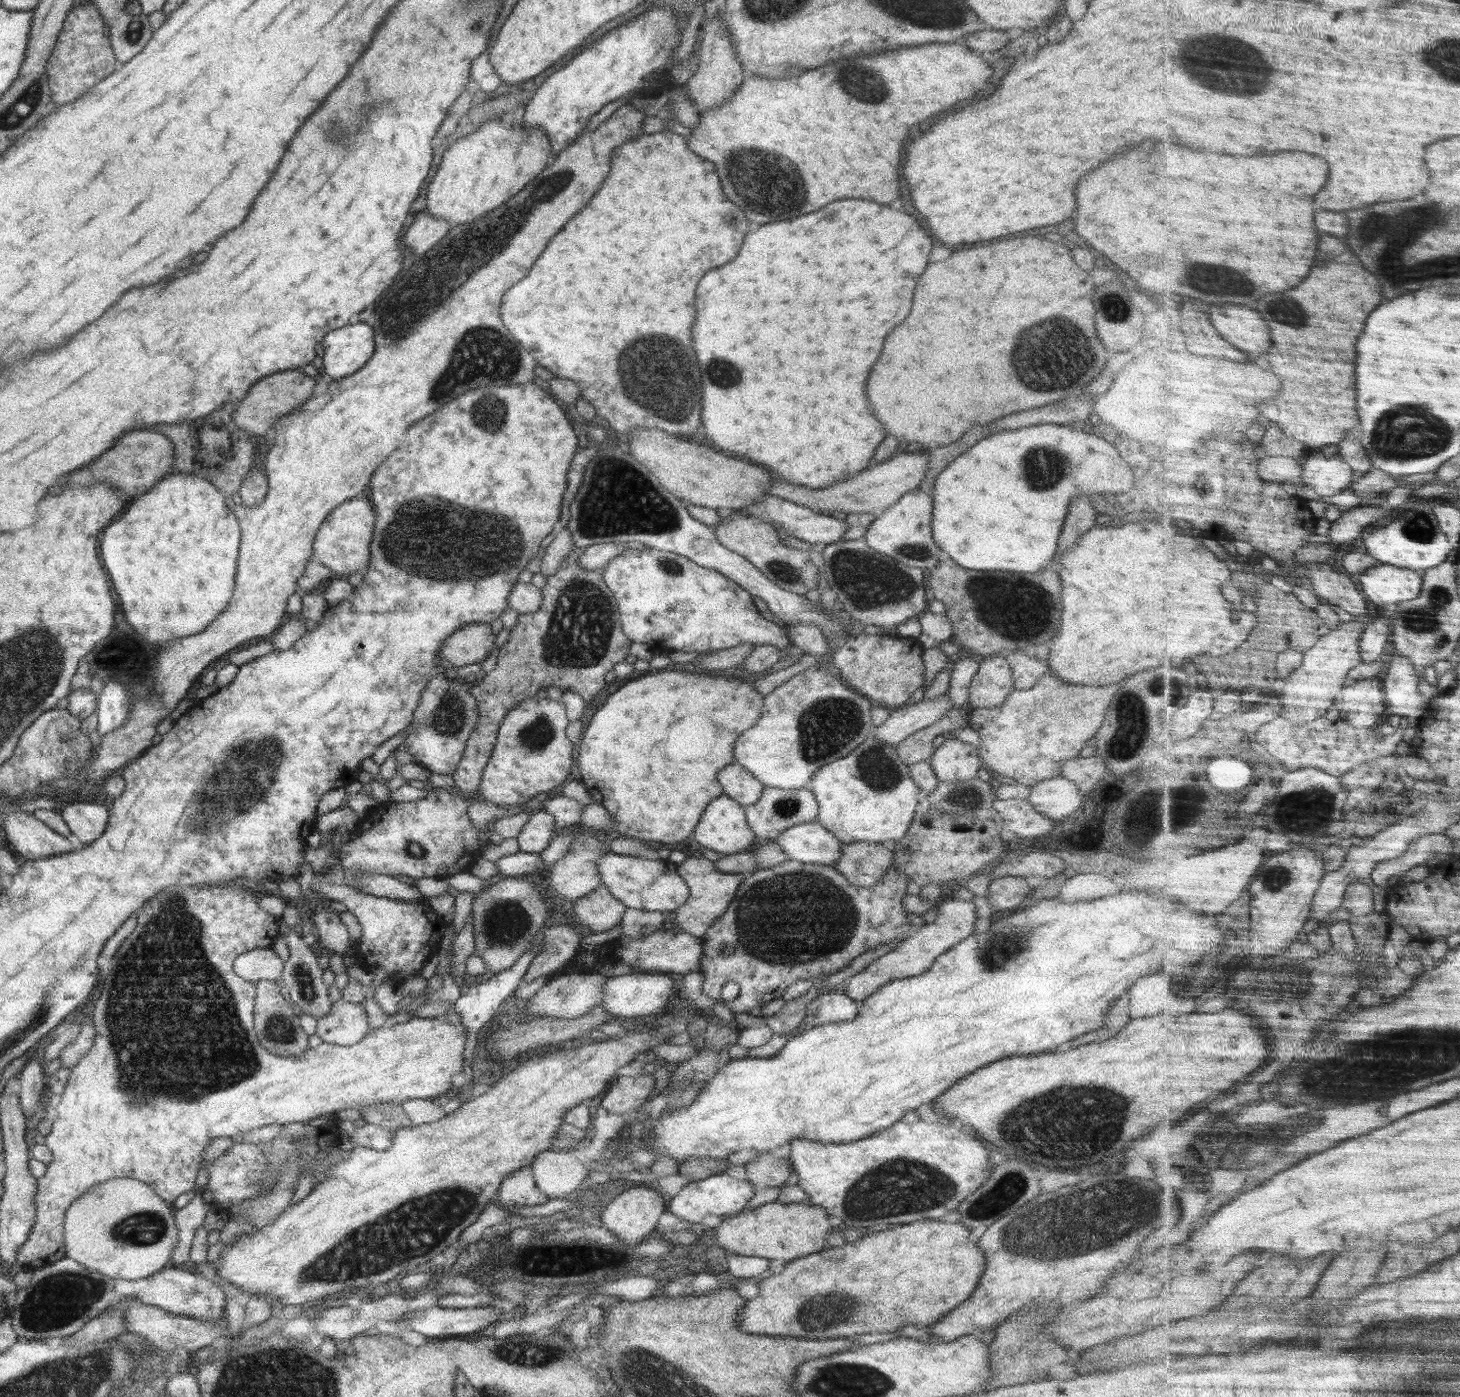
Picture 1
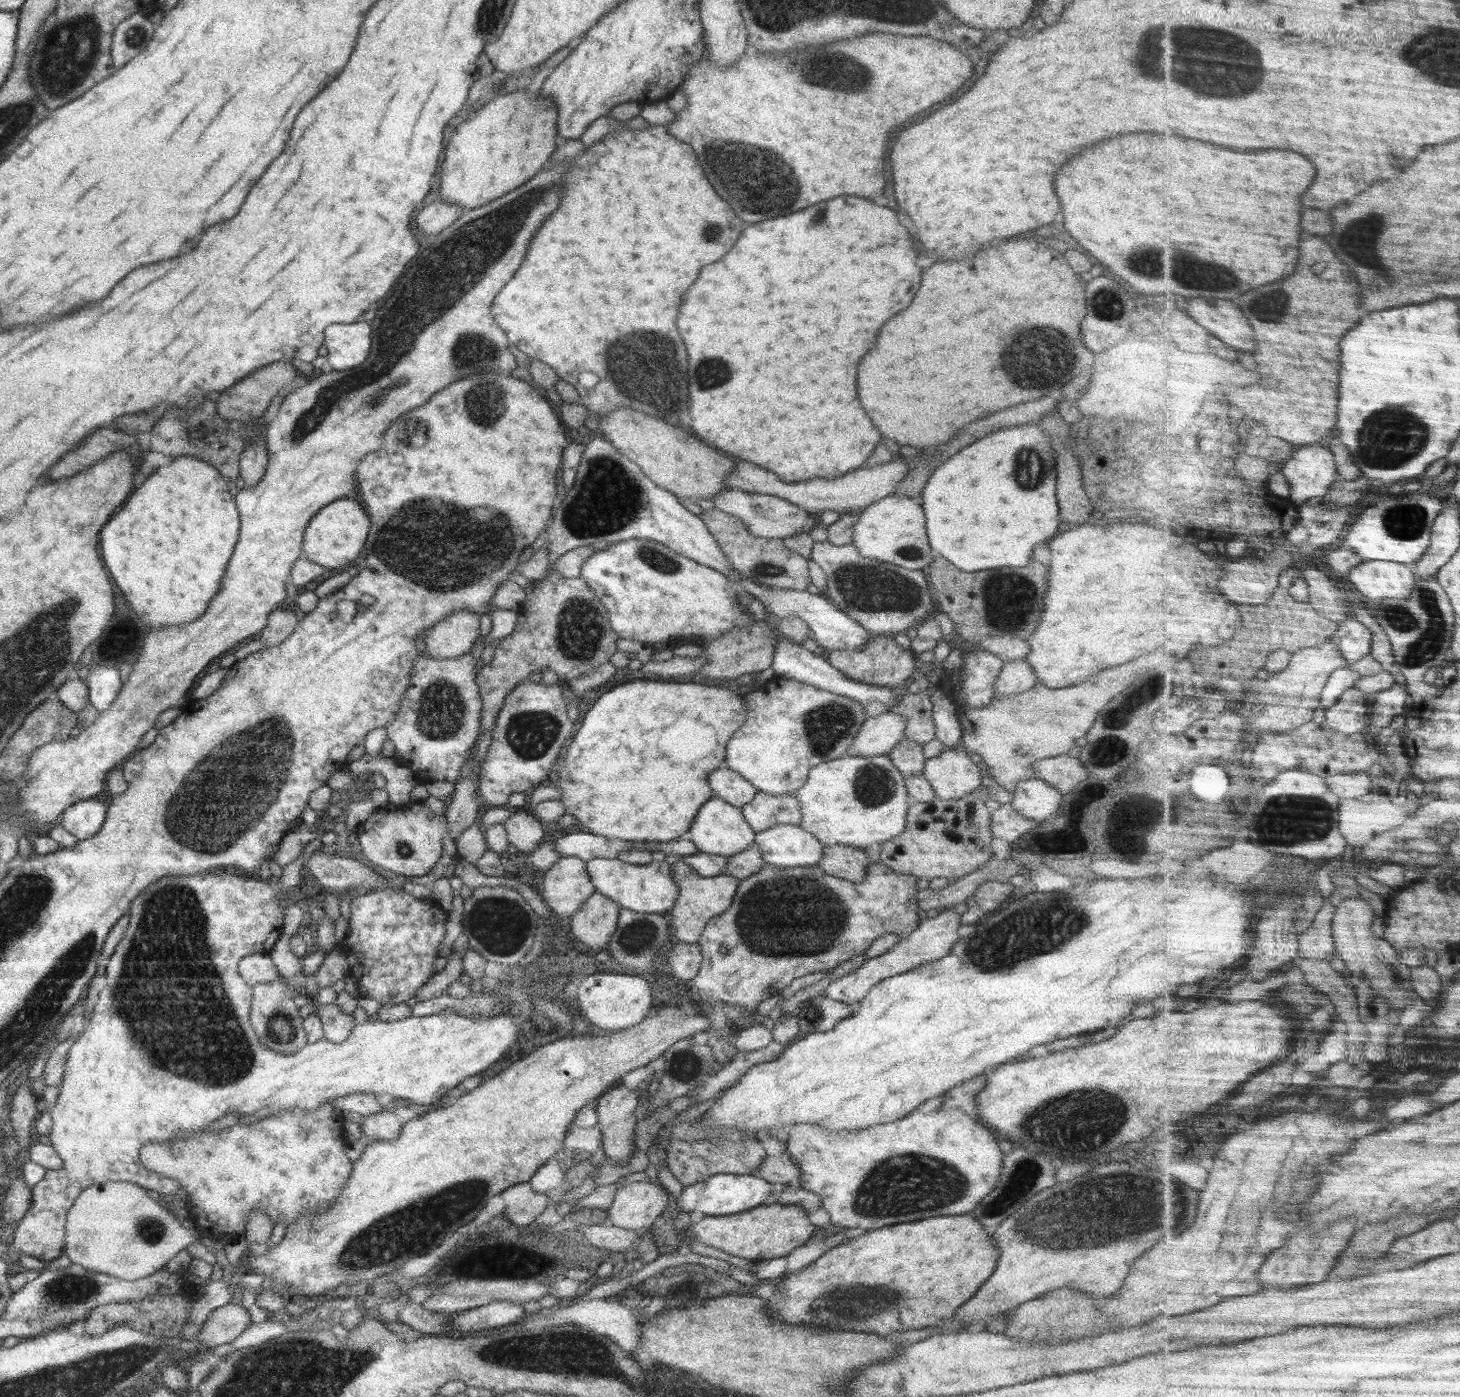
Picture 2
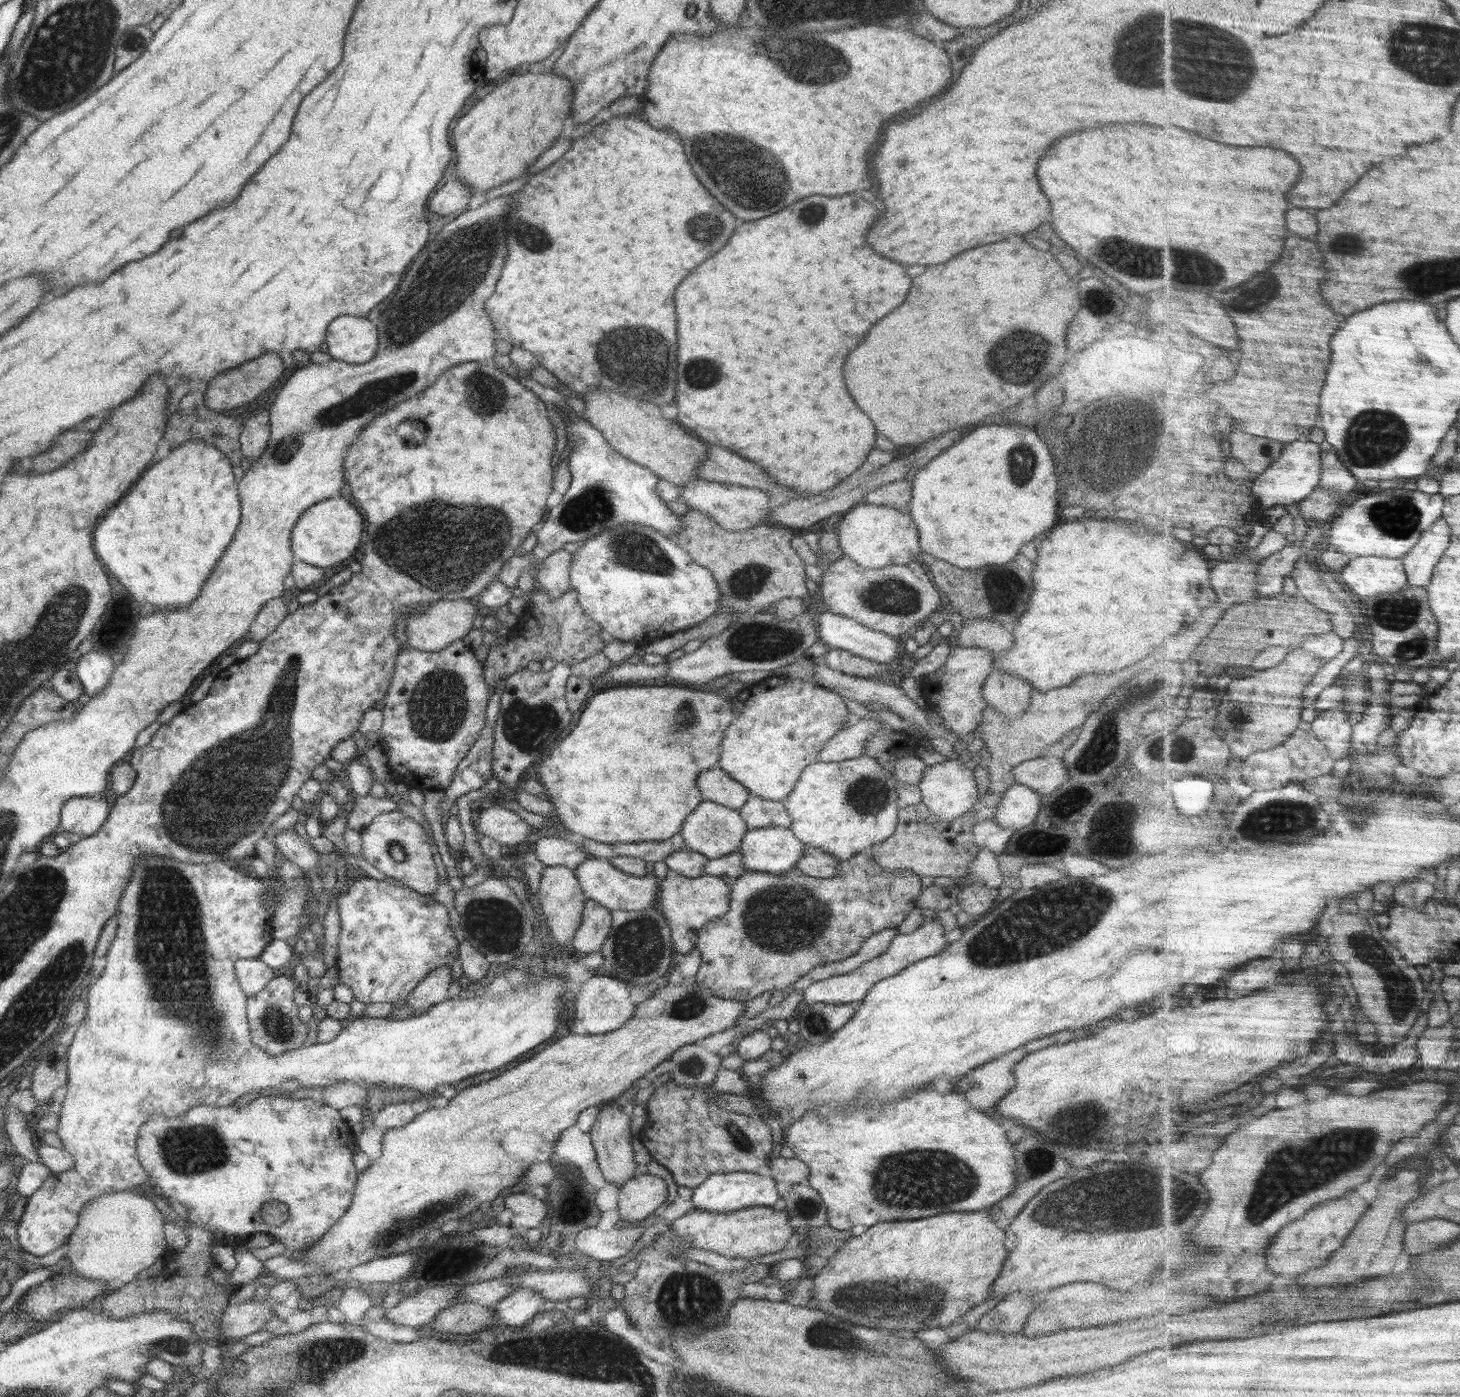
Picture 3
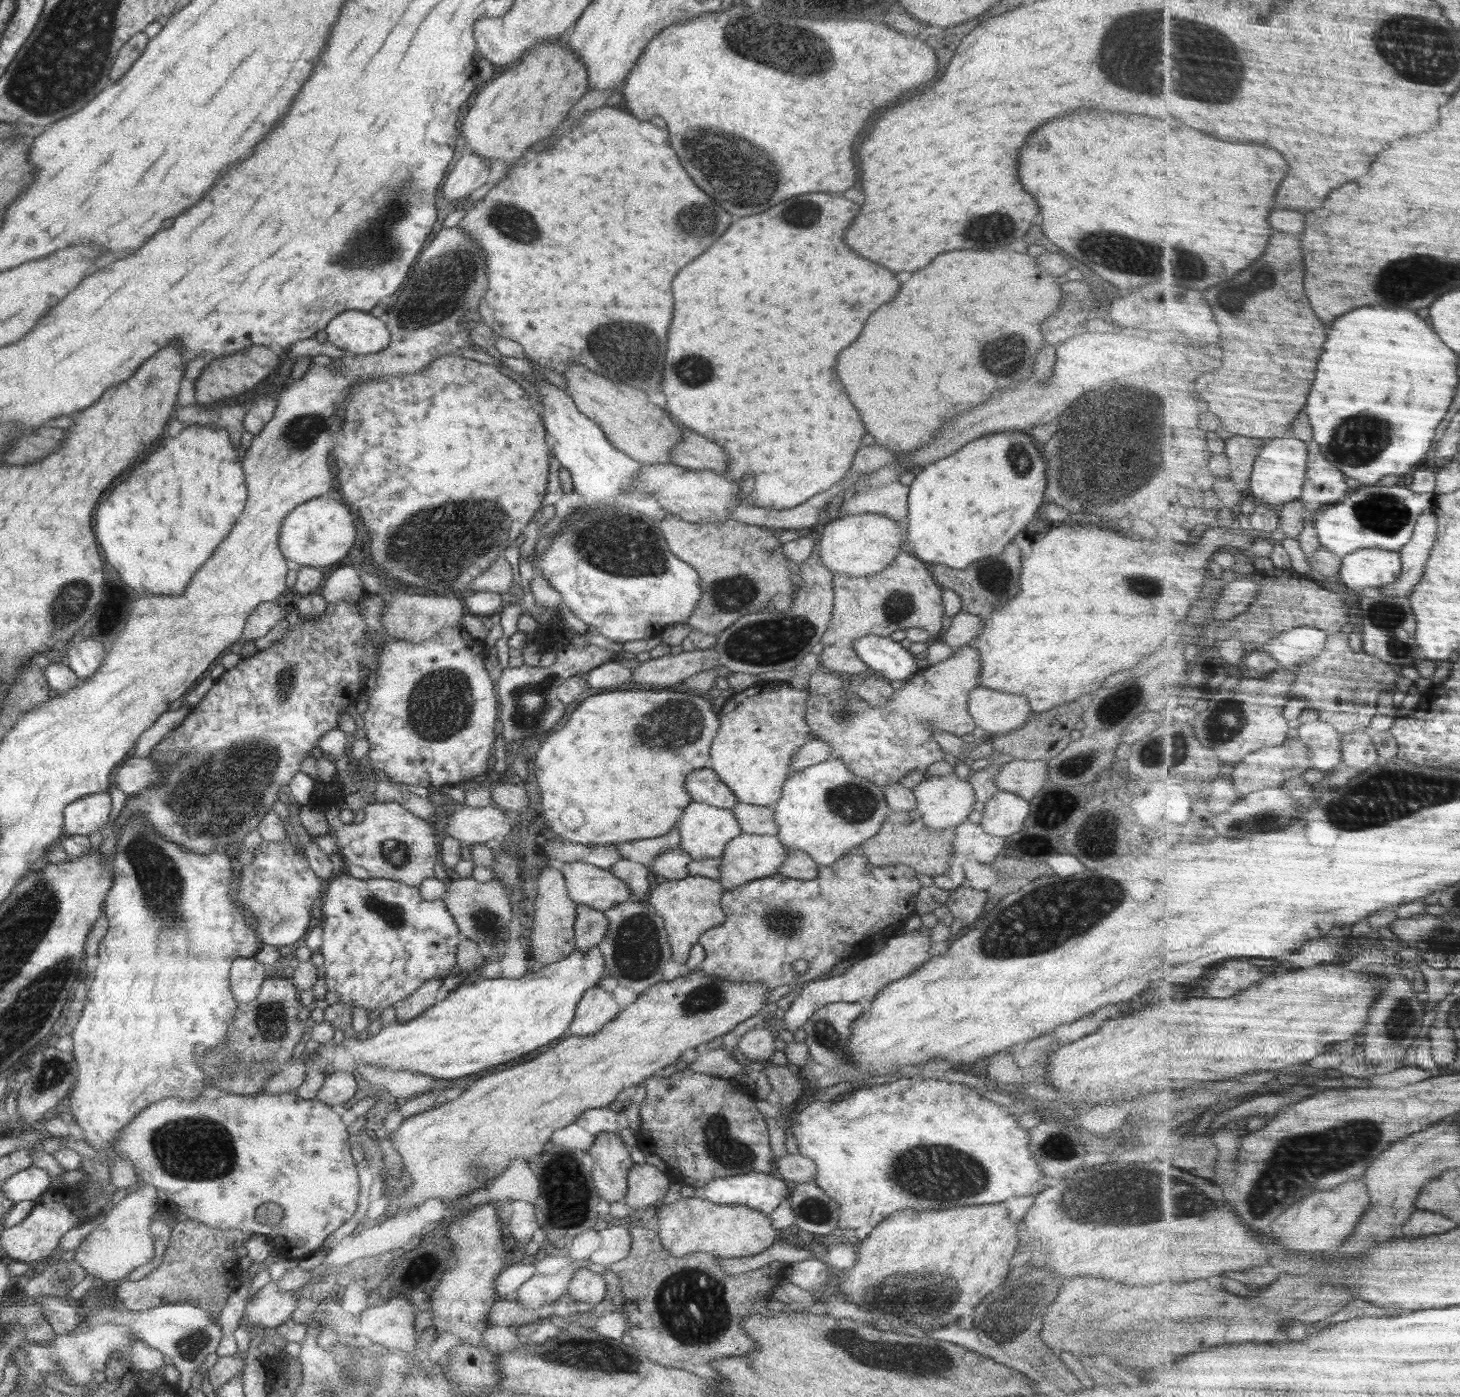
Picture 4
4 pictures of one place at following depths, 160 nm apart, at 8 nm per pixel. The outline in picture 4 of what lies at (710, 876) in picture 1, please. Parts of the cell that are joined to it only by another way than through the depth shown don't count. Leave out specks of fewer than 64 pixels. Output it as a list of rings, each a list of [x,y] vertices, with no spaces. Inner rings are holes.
[[[689,875],[684,879],[658,883],[656,888],[648,892],[645,903],[663,918],[671,956],[677,963],[686,964],[692,946],[698,943],[700,936],[706,930],[725,921],[725,914],[720,904],[723,891],[720,880]]]

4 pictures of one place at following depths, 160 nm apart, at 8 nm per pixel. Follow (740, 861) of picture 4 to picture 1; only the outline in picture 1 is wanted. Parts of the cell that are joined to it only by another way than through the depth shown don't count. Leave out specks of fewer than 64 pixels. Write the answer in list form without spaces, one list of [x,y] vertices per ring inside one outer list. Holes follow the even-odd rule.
[[[816,821],[788,828],[774,842],[782,847],[788,860],[802,864],[834,867],[840,859],[842,844],[830,830]]]

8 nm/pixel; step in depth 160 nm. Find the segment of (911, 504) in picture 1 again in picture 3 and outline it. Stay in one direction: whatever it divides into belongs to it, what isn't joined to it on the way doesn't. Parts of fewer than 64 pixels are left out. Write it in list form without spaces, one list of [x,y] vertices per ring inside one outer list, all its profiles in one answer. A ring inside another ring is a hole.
[[[857,503],[845,512],[844,518],[836,524],[839,545],[844,555],[861,567],[882,568],[888,565],[904,565],[920,559],[918,531],[909,511],[894,507]]]

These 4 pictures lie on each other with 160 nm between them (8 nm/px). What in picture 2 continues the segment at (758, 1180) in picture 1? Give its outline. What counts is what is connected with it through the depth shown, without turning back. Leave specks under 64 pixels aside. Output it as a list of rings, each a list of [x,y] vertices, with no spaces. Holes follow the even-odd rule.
[[[788,1152],[778,1156],[766,1156],[758,1170],[753,1170],[753,1175],[773,1183],[777,1187],[798,1182],[800,1169],[796,1161]]]

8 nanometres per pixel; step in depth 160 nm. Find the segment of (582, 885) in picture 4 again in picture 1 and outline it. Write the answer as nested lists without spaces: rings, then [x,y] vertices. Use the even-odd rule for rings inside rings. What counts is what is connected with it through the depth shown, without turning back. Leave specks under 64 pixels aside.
[[[609,852],[598,862],[598,874],[601,884],[620,901],[626,908],[650,912],[670,912],[681,907],[689,897],[688,885],[677,872],[677,865],[661,859],[646,860]]]

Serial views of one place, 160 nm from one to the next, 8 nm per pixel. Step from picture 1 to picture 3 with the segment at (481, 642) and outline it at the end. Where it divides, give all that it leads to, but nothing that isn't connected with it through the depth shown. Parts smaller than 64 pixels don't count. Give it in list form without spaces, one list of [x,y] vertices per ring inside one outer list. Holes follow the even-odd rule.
[[[469,599],[438,600],[430,603],[428,607],[420,609],[407,617],[406,636],[407,645],[424,651],[436,652],[444,650],[453,642],[464,638],[472,628],[472,620],[480,611],[476,602]]]

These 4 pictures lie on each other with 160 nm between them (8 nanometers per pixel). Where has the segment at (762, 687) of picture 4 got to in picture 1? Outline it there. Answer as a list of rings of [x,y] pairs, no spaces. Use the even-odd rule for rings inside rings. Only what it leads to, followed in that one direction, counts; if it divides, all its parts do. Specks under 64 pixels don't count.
[[[810,667],[801,671],[764,695],[763,702],[760,720],[736,740],[734,758],[736,763],[741,764],[765,787],[780,790],[810,789],[813,776],[819,768],[848,756],[874,729],[871,719],[873,703],[843,682],[832,669]]]

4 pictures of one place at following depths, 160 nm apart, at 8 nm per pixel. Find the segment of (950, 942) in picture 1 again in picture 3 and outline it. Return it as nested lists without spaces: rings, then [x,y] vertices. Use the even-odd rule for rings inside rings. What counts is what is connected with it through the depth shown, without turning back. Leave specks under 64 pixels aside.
[[[937,917],[933,919],[925,919],[923,924],[916,928],[911,934],[898,934],[884,954],[868,960],[861,964],[856,970],[848,974],[841,974],[825,978],[814,982],[803,990],[803,1004],[809,1005],[815,1002],[825,1002],[826,1004],[856,1004],[858,1000],[862,1000],[871,990],[872,986],[883,978],[888,978],[902,972],[907,966],[922,960],[923,958],[935,957],[942,952],[947,946],[946,938],[944,938],[944,927],[940,924]]]

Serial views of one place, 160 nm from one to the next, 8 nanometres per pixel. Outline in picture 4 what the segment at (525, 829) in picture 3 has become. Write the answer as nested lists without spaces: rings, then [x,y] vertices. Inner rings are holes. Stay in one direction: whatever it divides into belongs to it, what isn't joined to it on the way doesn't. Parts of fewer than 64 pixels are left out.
[[[461,807],[443,821],[446,834],[456,841],[470,846],[489,840],[503,841],[513,828],[509,819],[511,814],[498,807]]]

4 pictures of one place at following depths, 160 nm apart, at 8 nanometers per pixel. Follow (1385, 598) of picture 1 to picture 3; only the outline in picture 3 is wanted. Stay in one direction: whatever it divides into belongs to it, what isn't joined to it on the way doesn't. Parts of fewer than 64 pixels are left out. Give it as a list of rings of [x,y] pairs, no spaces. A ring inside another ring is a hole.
[[[1357,558],[1342,571],[1342,575],[1357,598],[1400,592],[1410,585],[1405,562],[1400,558]]]

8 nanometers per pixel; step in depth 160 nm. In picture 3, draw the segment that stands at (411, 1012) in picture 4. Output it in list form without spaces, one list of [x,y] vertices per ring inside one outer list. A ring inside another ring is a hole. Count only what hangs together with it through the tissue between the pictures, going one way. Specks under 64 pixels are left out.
[[[444,965],[429,972],[417,985],[414,990],[405,999],[406,1007],[412,1007],[415,1010],[415,1014],[426,1012],[431,1006],[444,1002],[448,999],[448,986],[453,982],[452,969],[448,965]]]

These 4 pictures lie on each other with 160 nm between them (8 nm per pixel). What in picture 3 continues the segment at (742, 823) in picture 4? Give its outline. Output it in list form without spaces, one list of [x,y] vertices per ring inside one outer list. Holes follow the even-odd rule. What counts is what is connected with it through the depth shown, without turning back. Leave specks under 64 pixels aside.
[[[749,794],[747,802],[739,814],[746,824],[747,831],[764,828],[789,828],[792,825],[790,815],[783,802],[772,802]]]

